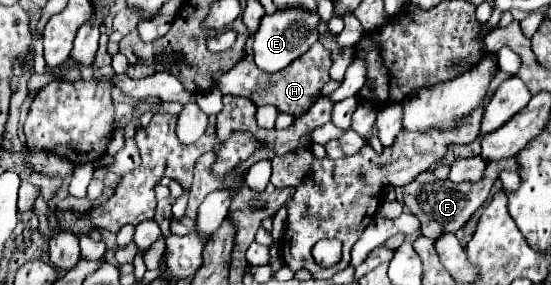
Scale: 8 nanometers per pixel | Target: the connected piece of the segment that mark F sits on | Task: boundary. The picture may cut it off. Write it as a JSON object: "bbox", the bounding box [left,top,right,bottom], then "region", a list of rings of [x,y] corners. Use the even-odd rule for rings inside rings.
{"bbox":[404,156,518,240],"region":[[[510,156],[506,160],[492,160],[490,164],[486,164],[482,180],[476,182],[476,184],[474,182],[454,184],[448,178],[446,180],[438,180],[430,170],[426,170],[426,172],[418,174],[414,182],[404,186],[404,204],[420,220],[422,234],[426,238],[438,240],[438,236],[442,236],[442,232],[454,232],[456,234],[470,220],[470,216],[486,202],[492,184],[498,180],[500,172],[504,172],[504,170],[518,172],[516,156]]]}

